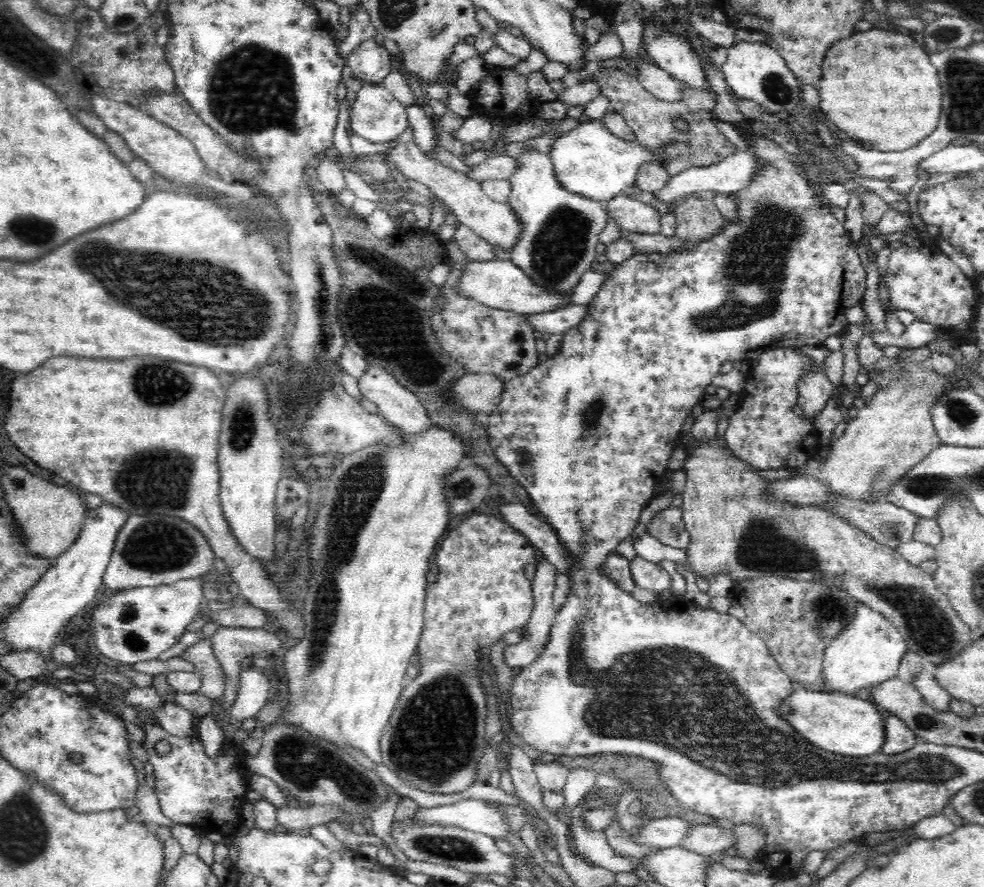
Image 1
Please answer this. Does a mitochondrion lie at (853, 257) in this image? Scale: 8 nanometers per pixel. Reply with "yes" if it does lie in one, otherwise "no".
no

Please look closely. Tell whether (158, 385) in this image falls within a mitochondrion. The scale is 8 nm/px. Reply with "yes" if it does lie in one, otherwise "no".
yes

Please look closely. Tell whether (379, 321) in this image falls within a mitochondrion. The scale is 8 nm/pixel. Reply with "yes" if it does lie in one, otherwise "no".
yes

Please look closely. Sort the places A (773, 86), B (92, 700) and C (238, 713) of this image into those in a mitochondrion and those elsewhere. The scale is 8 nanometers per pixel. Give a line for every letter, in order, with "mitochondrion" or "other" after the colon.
A: mitochondrion
B: other
C: other

